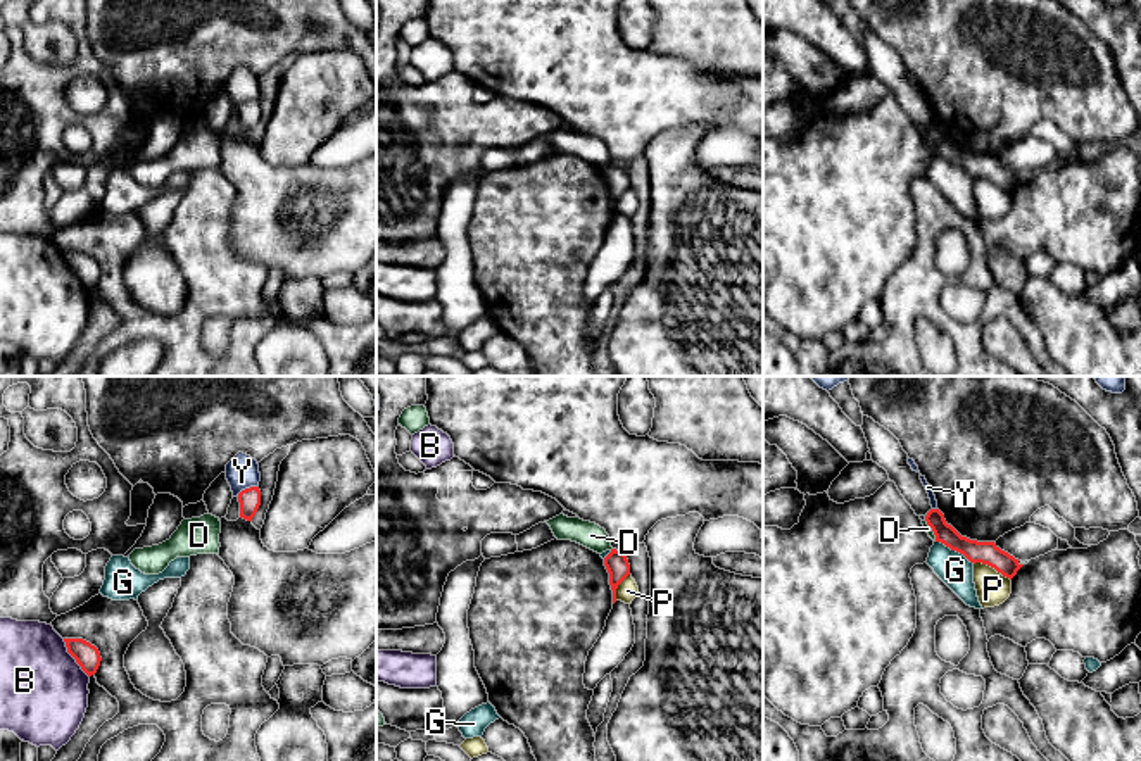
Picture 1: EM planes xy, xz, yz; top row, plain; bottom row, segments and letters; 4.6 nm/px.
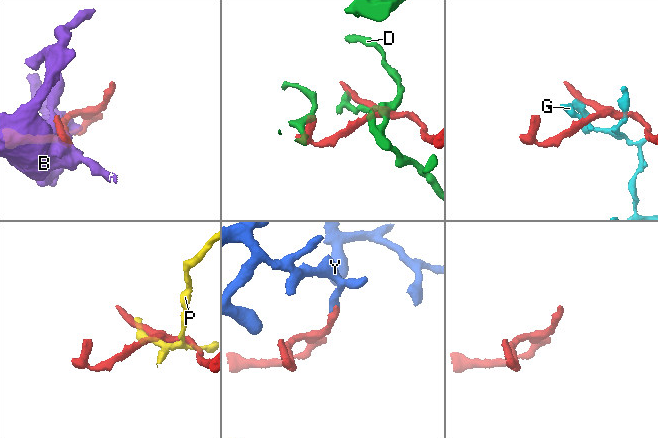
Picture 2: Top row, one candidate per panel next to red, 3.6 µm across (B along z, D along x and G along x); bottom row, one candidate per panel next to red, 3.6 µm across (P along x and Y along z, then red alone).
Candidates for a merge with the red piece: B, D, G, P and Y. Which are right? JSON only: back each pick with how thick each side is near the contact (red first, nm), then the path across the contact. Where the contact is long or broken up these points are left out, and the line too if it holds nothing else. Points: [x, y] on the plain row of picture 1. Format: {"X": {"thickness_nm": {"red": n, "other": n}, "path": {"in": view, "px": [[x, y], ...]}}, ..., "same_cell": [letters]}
{"same_cell": []}

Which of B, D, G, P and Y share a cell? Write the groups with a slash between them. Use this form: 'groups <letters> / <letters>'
groups B / D / G / P / Y

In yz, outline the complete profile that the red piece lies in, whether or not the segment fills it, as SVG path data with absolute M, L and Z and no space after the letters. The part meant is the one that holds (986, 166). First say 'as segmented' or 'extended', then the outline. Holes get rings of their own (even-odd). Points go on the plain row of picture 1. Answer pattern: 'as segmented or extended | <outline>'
as segmented | M930 123L925 135L932 142L936 155L963 167L974 178L987 178L1010 193L1024 179L1018 173L1001 164L994 155L977 155L961 150L951 138L946 136L944 128L939 123Z

